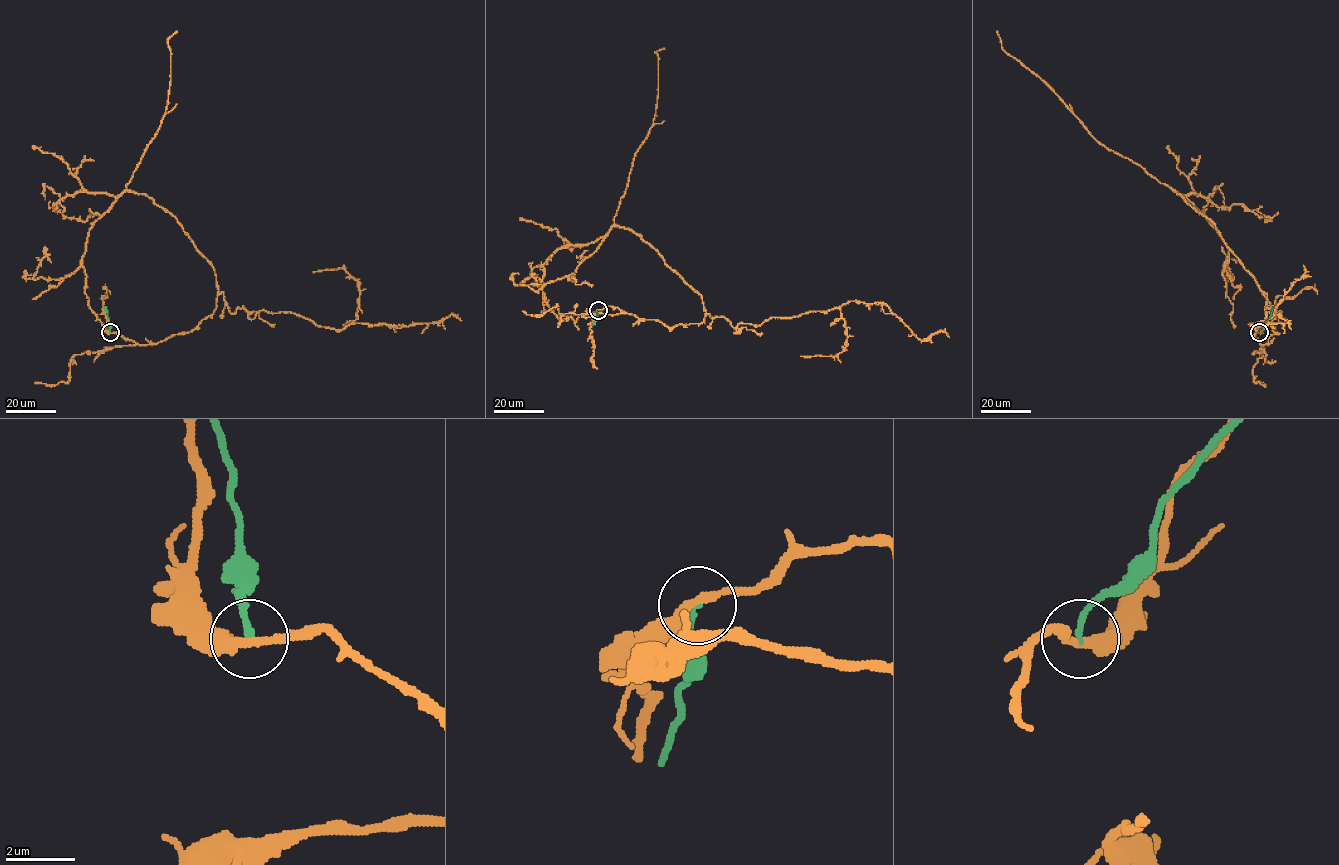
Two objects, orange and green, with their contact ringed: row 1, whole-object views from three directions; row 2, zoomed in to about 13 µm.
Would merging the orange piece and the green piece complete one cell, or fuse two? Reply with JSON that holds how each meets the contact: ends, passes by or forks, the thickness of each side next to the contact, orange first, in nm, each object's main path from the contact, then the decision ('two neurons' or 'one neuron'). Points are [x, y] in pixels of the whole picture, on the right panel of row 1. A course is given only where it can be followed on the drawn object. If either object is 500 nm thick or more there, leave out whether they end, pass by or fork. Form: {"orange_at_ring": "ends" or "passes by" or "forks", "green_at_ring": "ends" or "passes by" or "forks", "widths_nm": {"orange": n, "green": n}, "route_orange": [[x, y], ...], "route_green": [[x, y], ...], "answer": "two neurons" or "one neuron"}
{"orange_at_ring": "passes by", "green_at_ring": "ends", "widths_nm": {"orange": 300, "green": 180}, "route_orange": [[1259, 332], [1261, 344], [1276, 333], [1270, 303], [1215, 225], [1139, 165], [1100, 144], [1006, 53], [997, 30]], "route_green": [[1259, 332], [1273, 307]], "answer": "two neurons"}

